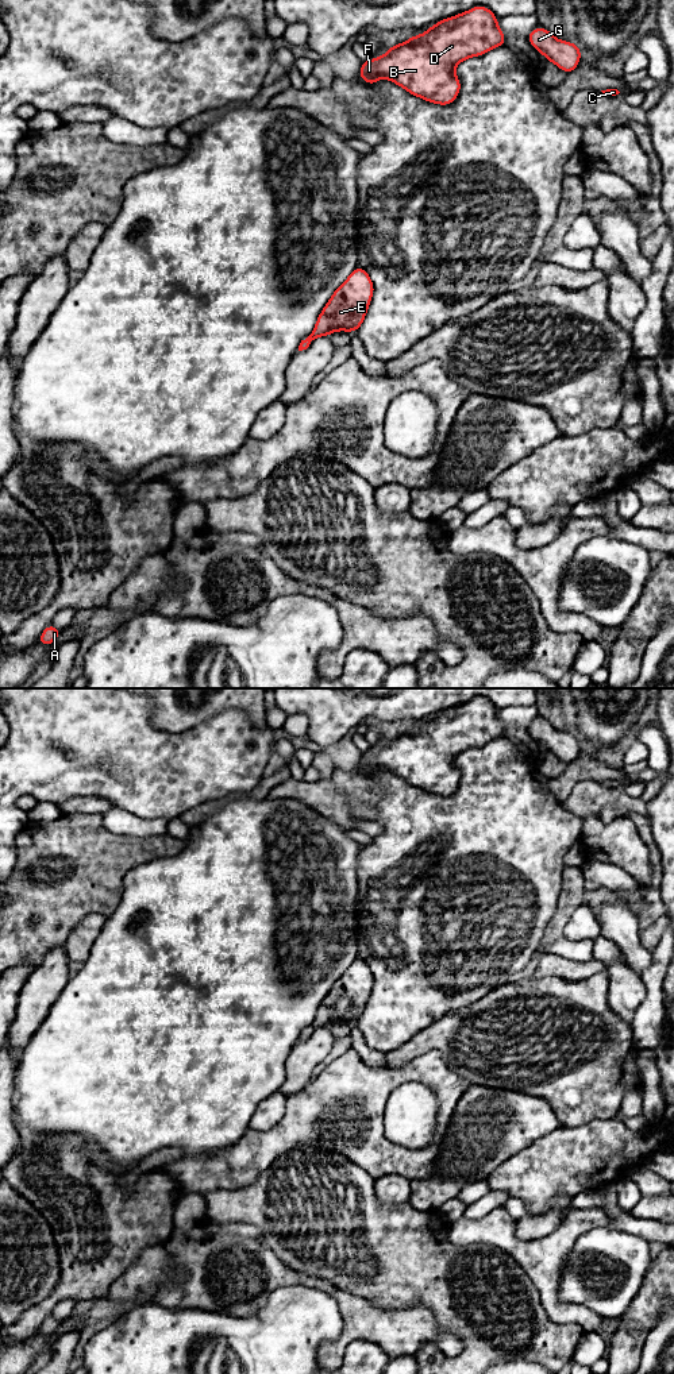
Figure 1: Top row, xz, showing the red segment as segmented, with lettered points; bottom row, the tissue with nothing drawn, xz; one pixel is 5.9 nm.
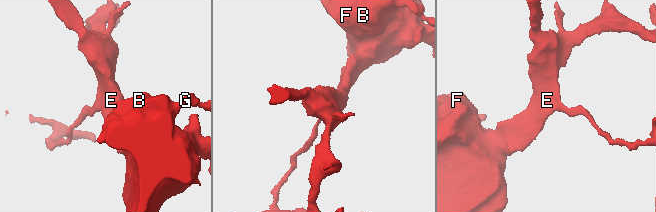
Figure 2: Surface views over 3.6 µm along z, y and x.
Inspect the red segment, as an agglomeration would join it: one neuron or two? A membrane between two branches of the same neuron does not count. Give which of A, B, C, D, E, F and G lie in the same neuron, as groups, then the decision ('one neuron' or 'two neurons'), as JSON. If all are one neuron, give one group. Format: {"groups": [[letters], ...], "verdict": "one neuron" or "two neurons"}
{"groups": [["A", "B", "C", "D", "E", "F", "G"]], "verdict": "one neuron"}

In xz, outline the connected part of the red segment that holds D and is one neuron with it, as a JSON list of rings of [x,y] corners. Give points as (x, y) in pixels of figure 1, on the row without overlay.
[[[473,698],[467,703],[438,713],[421,726],[390,737],[389,742],[381,748],[363,752],[358,767],[367,772],[367,777],[380,769],[388,769],[428,794],[448,796],[461,781],[461,772],[454,763],[455,757],[498,737],[505,737],[505,726],[498,719],[497,707],[486,698]]]

